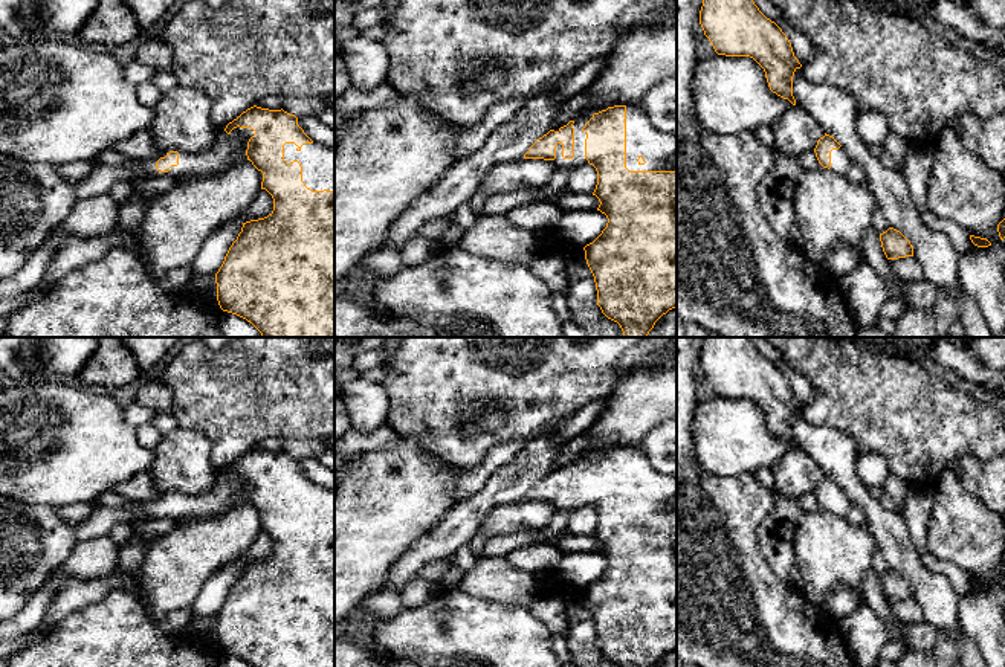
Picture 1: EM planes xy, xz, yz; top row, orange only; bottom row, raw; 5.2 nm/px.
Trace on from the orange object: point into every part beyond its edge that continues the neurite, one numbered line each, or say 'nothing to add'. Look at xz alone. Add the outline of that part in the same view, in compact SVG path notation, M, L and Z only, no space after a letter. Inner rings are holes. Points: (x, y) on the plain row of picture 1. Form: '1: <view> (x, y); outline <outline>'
1: xz (657, 489); outline M626 447L626 510L629 513L677 513L667 504L677 496L677 479L657 472L645 452Z

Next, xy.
1: xy (318, 502); outline M295 485L284 487L284 502L287 505L298 502L302 508L302 524L312 533L334 534L334 488L322 485L305 485L296 491Z

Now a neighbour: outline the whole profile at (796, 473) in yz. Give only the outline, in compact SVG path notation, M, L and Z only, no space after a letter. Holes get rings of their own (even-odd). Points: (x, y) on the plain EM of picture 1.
M797 446L788 450L771 472L776 493L791 501L814 493L817 482L825 478L822 467Z

